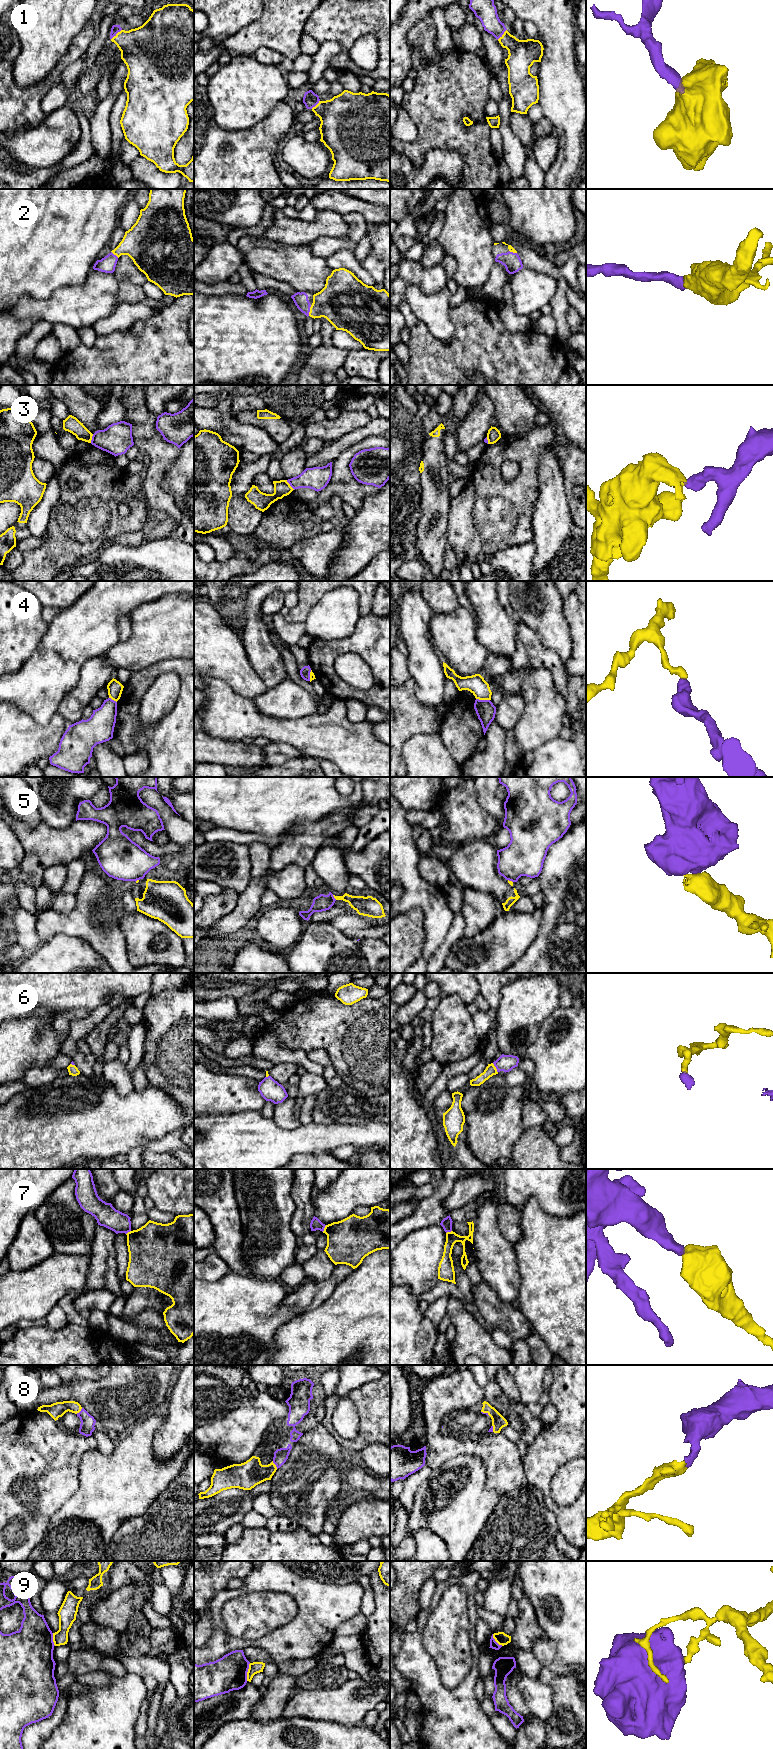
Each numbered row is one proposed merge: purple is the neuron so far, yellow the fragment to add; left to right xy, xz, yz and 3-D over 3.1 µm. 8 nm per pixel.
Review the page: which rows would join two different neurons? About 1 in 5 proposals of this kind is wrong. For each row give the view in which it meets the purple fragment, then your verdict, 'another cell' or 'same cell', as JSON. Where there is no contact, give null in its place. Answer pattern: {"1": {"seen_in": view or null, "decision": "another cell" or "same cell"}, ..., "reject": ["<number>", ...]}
{"1": {"seen_in": "xy", "decision": "same cell"}, "2": {"seen_in": "xz", "decision": "same cell"}, "3": {"seen_in": "xz", "decision": "another cell"}, "4": {"seen_in": "yz", "decision": "another cell"}, "5": {"seen_in": "xz", "decision": "another cell"}, "6": {"seen_in": "yz", "decision": "same cell"}, "7": {"seen_in": "xz", "decision": "another cell"}, "8": {"seen_in": "xz", "decision": "same cell"}, "9": {"seen_in": "xz", "decision": "another cell"}, "reject": ["3", "4", "5", "7", "9"]}

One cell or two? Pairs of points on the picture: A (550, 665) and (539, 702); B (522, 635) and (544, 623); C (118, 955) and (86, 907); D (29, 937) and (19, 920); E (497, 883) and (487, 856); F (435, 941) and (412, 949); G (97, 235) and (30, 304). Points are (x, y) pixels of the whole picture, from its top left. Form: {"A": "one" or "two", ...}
{"A": "two", "B": "two", "C": "one", "D": "one", "E": "one", "F": "two", "G": "two"}

